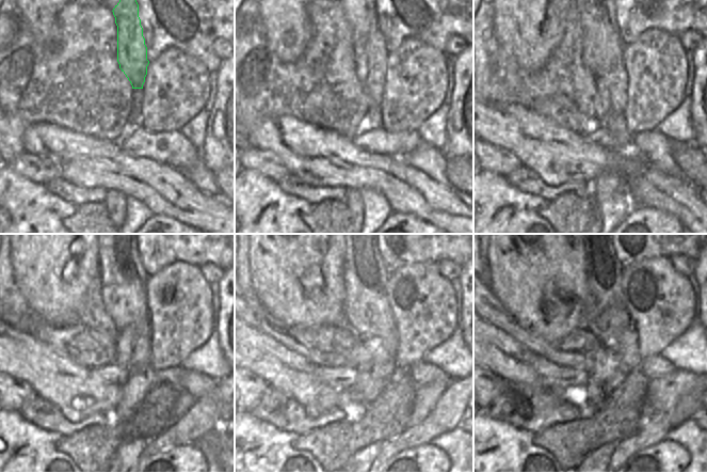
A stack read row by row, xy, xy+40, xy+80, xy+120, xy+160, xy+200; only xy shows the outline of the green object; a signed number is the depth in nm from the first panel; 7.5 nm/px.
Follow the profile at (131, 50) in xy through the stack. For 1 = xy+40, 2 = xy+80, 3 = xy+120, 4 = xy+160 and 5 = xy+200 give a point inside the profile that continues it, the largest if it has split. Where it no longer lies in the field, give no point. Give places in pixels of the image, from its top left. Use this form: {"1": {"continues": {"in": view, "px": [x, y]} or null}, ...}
{"1": {"continues": {"in": "xy+40", "px": [370, 53]}}, "2": {"continues": {"in": "xy+80", "px": [612, 87]}}, "3": {"continues": {"in": "xy+120", "px": [132, 349]}}, "4": {"continues": {"in": "xy+160", "px": [374, 359]}}, "5": {"continues": {"in": "xy+200", "px": [609, 362]}}}

